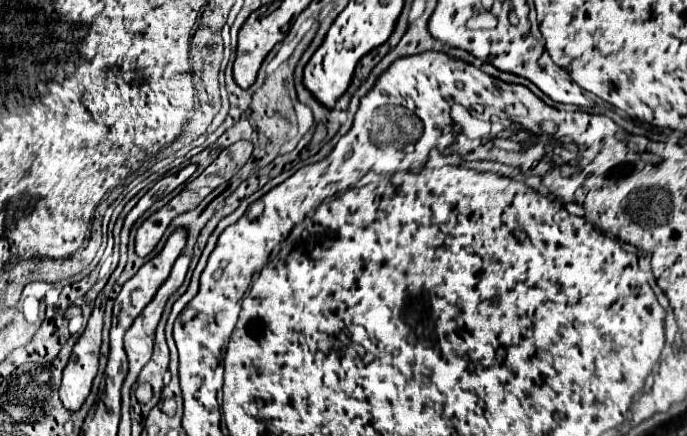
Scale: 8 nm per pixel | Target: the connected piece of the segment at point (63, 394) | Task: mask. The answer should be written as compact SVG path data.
M93 311L85 333L75 343L69 363L63 369L63 383L59 387L59 397L63 407L69 411L79 411L83 401L91 393L91 385L99 367L101 327L103 315L101 311Z

